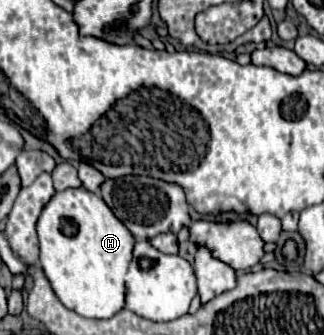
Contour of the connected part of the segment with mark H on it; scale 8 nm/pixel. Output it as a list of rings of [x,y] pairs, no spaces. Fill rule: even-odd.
[[[69,188],[57,192],[39,216],[37,234],[41,244],[41,268],[51,282],[57,298],[69,310],[77,312],[83,318],[111,318],[125,308],[125,276],[133,258],[135,238],[97,194],[85,188]]]

